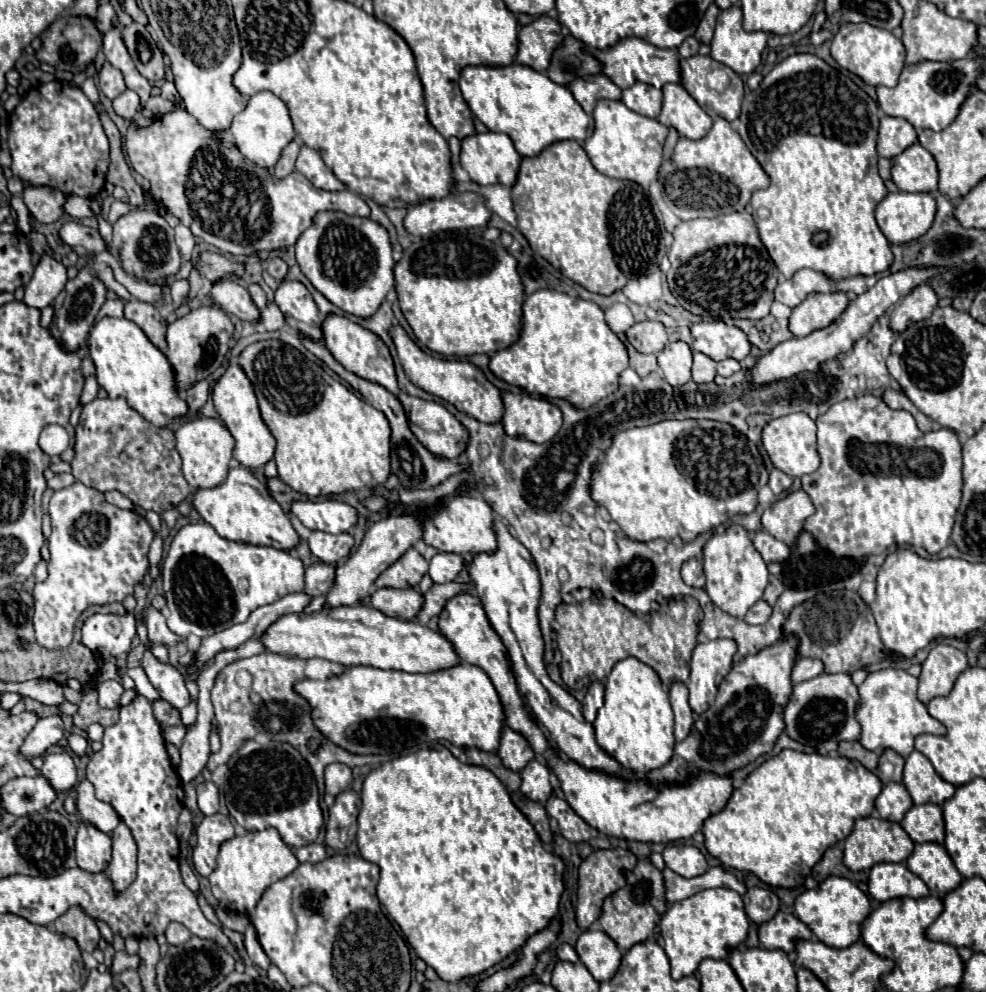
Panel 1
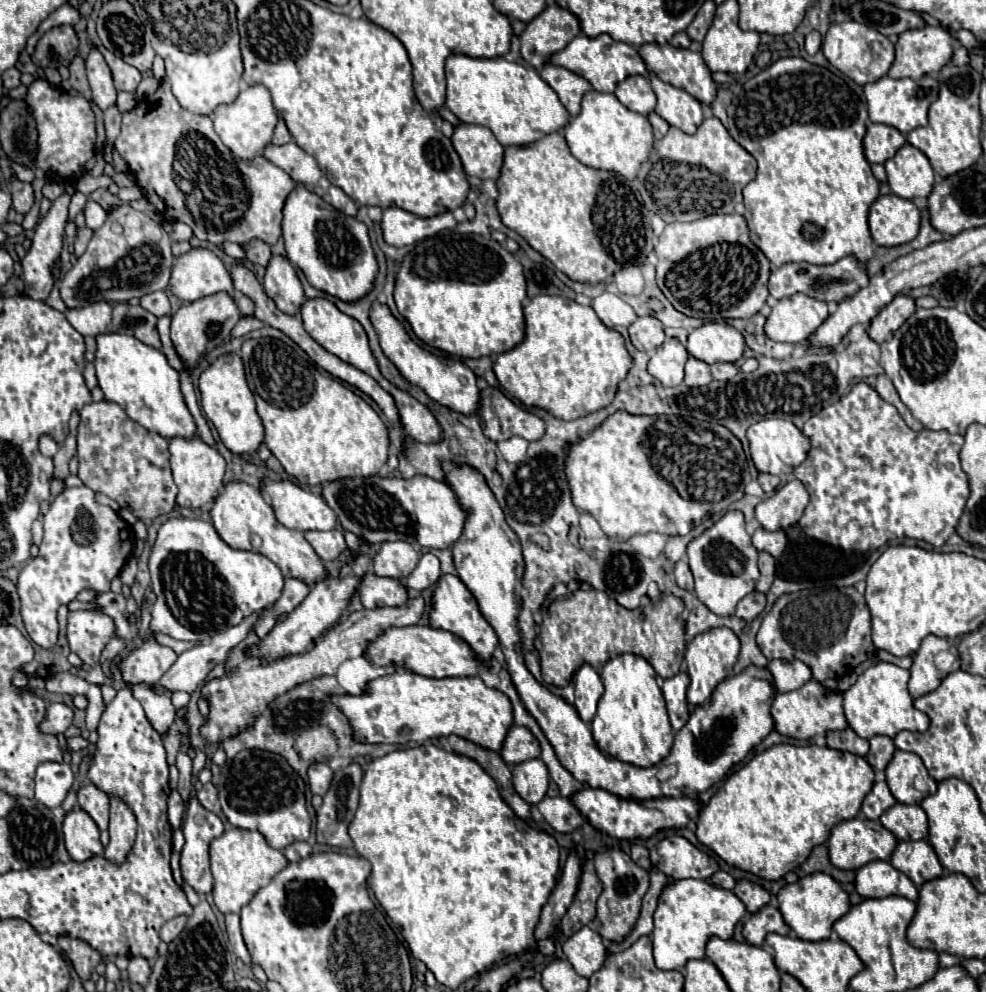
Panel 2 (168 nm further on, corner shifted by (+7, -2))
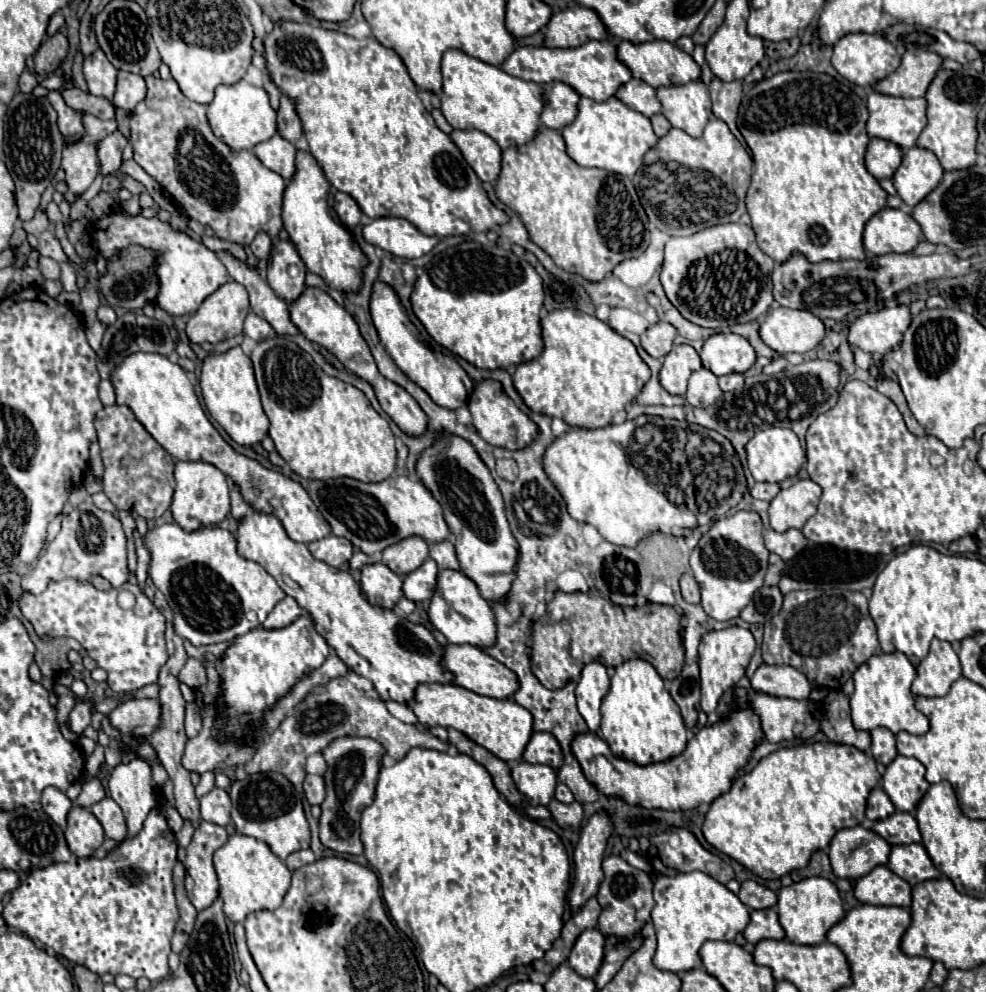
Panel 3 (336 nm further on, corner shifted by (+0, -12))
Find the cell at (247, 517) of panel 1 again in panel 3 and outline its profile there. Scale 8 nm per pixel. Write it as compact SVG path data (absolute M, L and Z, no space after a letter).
M260 510L246 514L238 522L236 544L240 556L264 566L266 572L276 578L278 586L312 614L318 632L352 672L374 684L382 700L408 702L418 684L452 680L452 674L440 668L440 642L424 626L398 618L392 610L368 604L360 586L346 570L338 570L316 560L306 544L290 540L276 516Z

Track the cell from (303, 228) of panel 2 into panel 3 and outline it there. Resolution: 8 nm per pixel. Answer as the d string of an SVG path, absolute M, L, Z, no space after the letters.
M298 150L296 176L290 180L284 192L284 228L290 234L290 240L304 260L308 272L320 276L334 290L358 292L362 288L362 270L368 266L368 258L354 242L348 228L336 220L328 202L332 202L330 182L326 180L316 160L310 154Z

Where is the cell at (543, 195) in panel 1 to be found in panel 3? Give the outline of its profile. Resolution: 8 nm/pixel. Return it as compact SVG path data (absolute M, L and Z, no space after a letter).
M542 128L536 140L506 148L502 152L502 172L498 178L496 196L518 214L520 222L530 234L530 240L538 244L558 268L578 274L590 282L602 282L606 274L610 274L620 262L642 256L650 246L648 218L632 180L608 170L578 166L568 156L564 138L550 128Z

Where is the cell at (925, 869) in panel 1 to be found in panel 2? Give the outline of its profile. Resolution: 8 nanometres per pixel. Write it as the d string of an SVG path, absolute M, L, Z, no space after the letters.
M927 840L899 842L889 862L905 876L909 876L917 888L921 886L921 882L927 882L929 878L939 878L943 874L943 866L939 864L937 854Z

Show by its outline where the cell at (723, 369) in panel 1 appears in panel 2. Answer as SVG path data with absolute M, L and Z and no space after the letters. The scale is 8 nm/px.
M713 364L711 366L711 374L715 380L729 380L737 376L737 372L739 372L737 364Z

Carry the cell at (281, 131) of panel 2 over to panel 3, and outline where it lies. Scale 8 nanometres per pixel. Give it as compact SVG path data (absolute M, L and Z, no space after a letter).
M282 96L280 98L280 108L278 108L278 130L280 130L280 136L292 144L296 144L300 138L302 138L302 124L300 124L300 118L296 116L294 108L292 108L292 102Z

